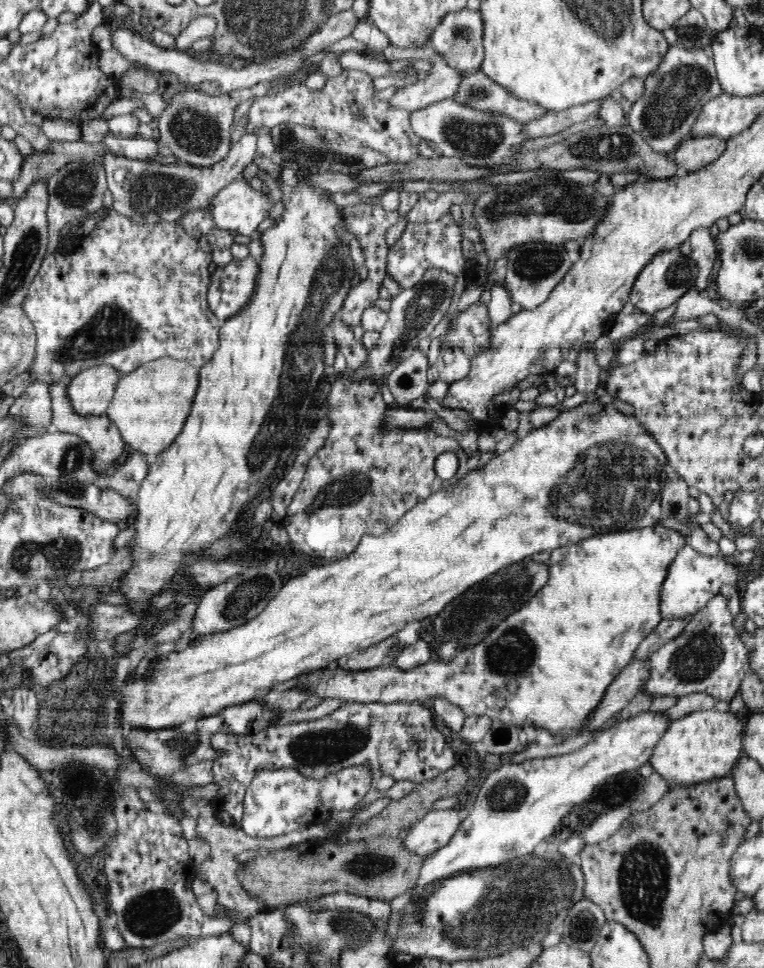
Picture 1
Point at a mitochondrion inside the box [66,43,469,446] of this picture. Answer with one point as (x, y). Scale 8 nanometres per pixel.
(150, 194)

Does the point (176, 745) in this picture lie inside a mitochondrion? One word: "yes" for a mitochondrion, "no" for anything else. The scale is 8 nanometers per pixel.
yes

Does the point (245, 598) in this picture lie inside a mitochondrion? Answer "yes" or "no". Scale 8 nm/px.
yes

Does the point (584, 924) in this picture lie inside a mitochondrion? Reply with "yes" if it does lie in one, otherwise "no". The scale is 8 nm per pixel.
yes

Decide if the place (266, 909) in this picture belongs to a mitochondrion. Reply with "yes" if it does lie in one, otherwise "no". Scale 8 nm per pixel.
no

